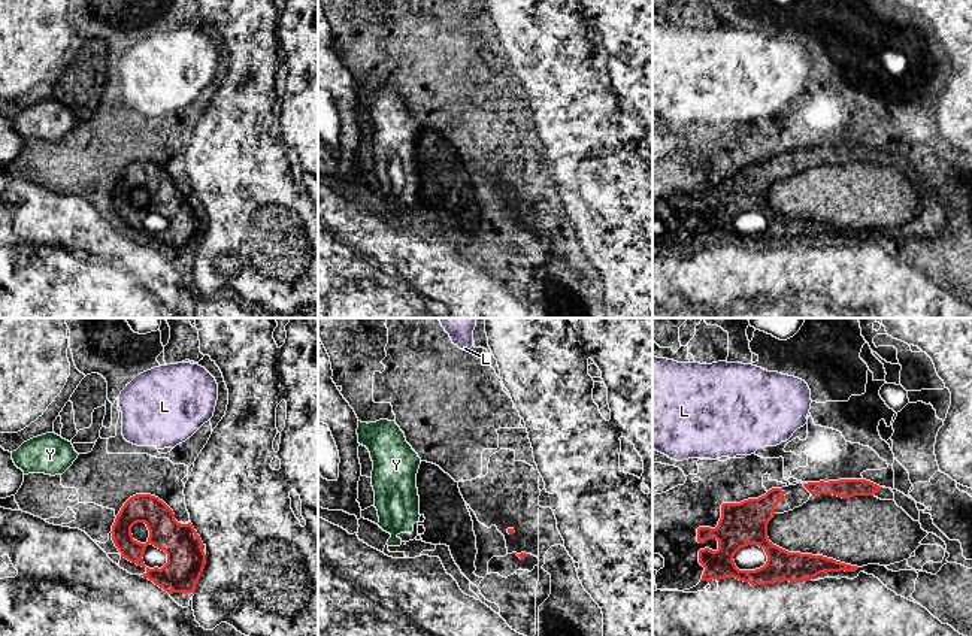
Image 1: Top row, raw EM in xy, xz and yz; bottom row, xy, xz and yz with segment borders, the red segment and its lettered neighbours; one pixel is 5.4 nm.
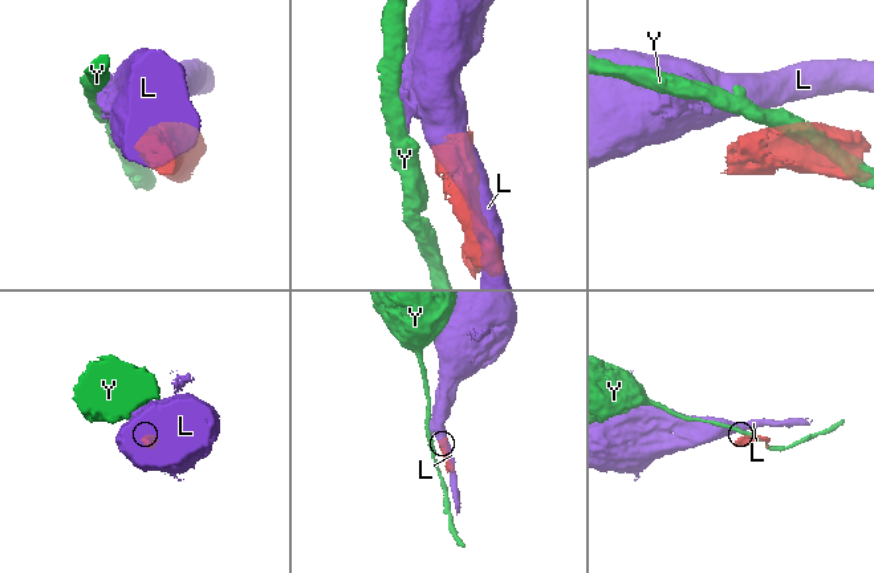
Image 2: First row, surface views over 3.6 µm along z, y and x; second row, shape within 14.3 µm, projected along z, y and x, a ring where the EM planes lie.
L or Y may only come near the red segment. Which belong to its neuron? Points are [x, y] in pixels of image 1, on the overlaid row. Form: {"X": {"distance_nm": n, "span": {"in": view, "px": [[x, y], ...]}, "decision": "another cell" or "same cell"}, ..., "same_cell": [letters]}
{"L": {"distance_nm": 220, "span": {"in": "yz", "px": [[772, 488], [753, 453]]}, "decision": "another cell"}, "Y": {"distance_nm": 360, "span": {"in": "xy", "px": [[124, 503], [72, 463]]}, "decision": "another cell"}, "same_cell": []}

